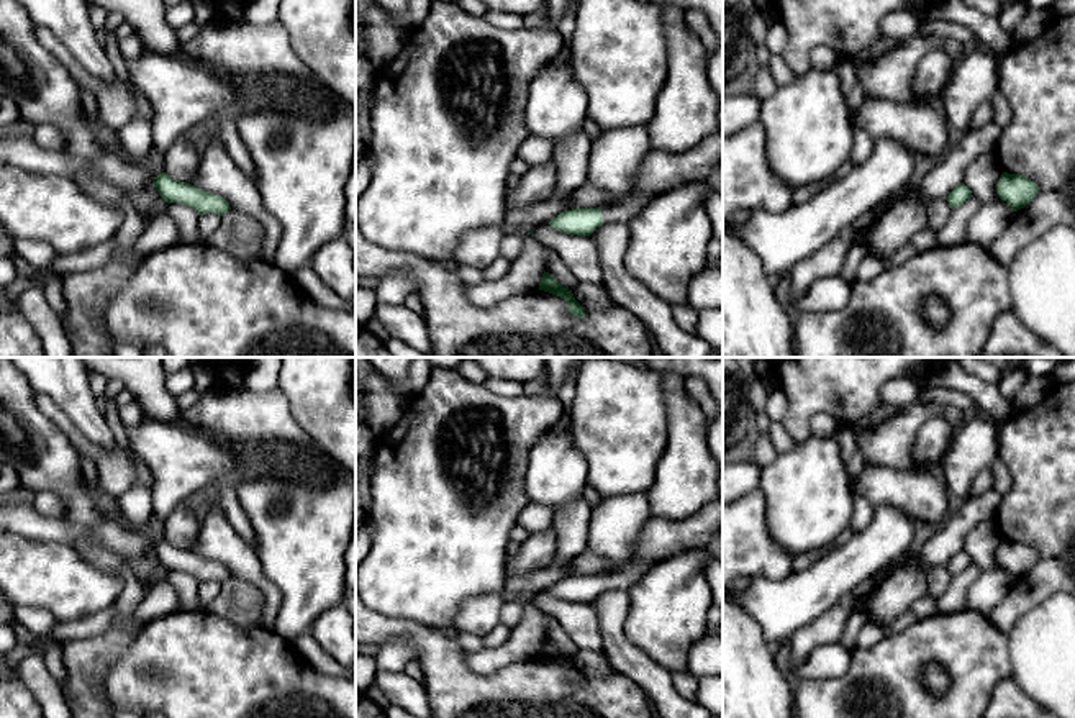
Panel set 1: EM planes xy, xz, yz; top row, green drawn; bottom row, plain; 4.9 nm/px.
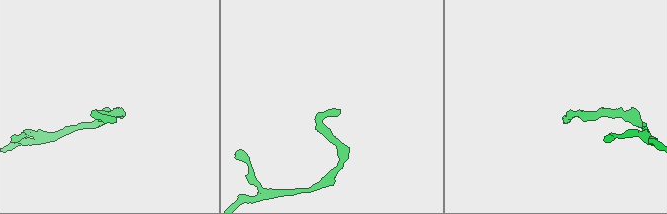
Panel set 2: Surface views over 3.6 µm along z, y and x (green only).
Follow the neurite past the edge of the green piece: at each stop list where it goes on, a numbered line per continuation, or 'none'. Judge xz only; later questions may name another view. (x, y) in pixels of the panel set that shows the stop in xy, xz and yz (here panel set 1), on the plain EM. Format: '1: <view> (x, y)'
1: xz (625, 579)

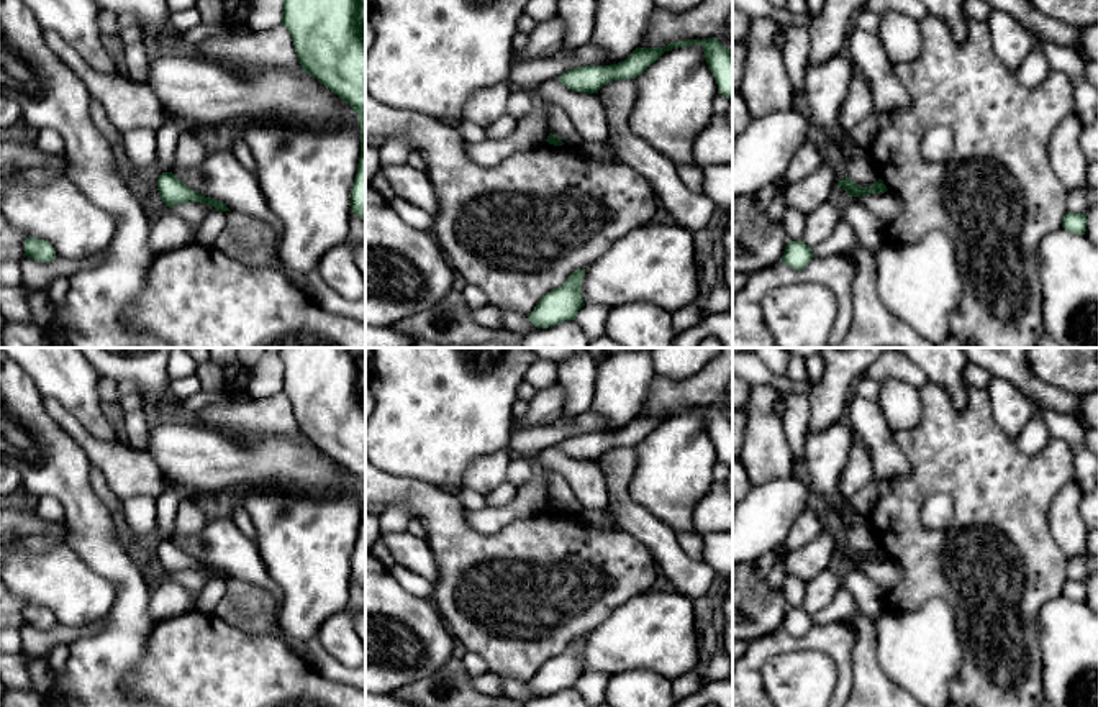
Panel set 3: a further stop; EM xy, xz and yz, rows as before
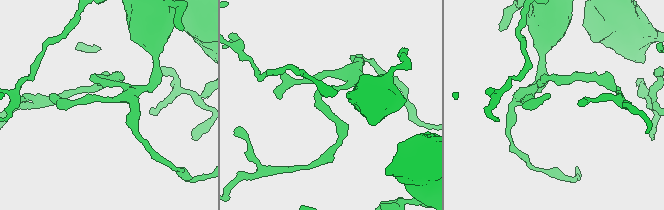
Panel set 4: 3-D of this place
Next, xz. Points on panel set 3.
none

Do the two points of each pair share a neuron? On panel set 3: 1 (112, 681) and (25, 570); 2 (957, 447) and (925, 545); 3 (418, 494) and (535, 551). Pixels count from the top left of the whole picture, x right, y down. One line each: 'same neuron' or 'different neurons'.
1: different neurons
2: same neuron
3: same neuron

